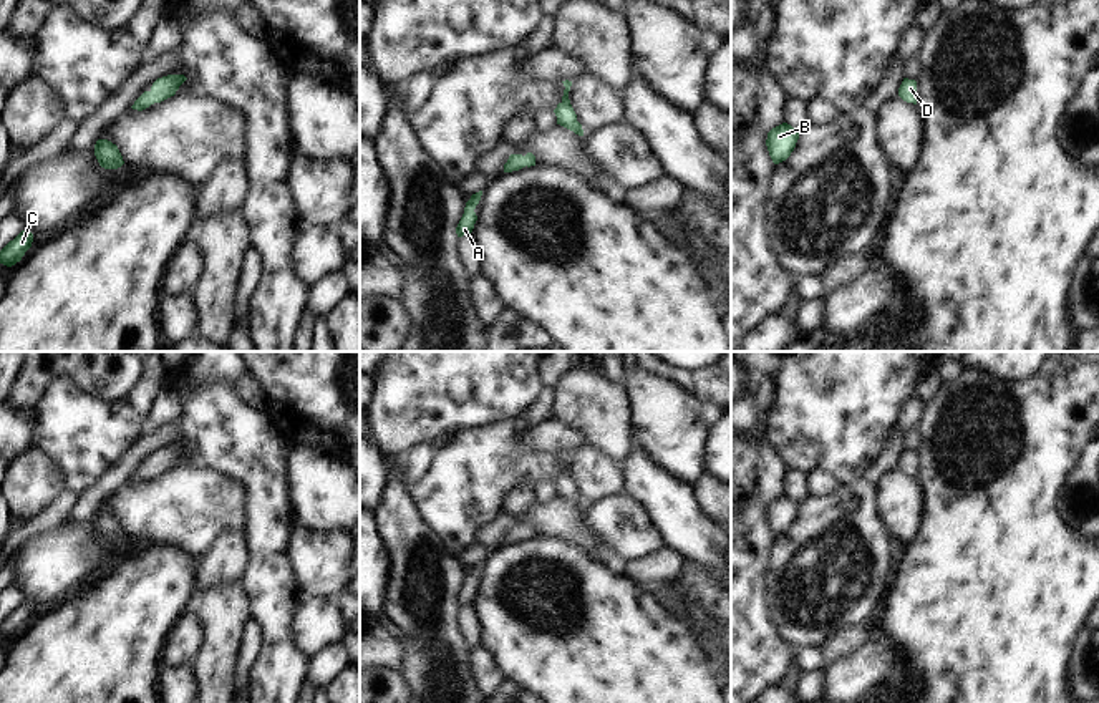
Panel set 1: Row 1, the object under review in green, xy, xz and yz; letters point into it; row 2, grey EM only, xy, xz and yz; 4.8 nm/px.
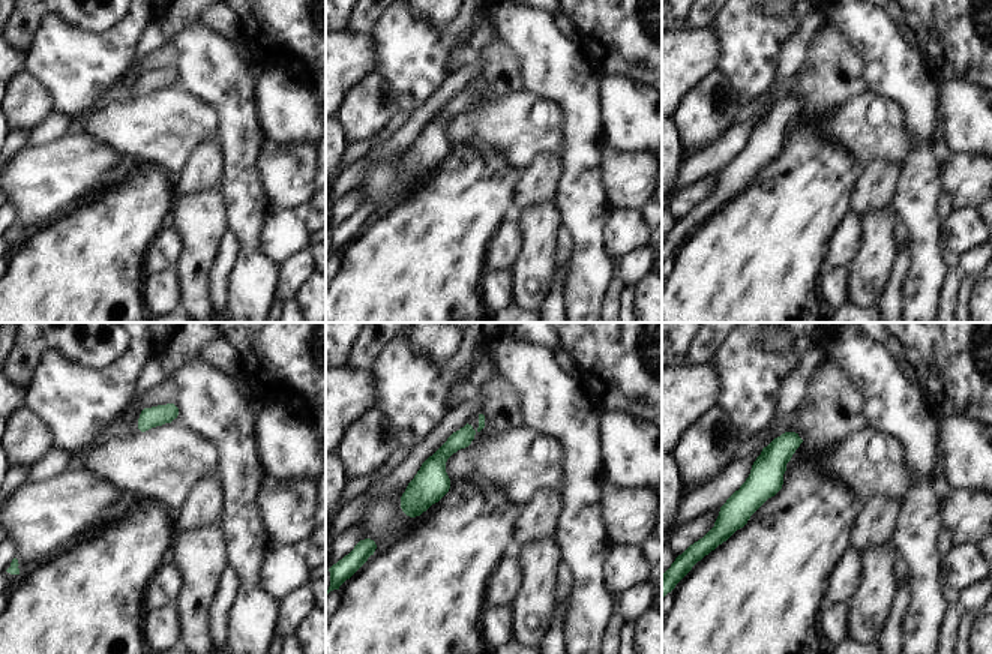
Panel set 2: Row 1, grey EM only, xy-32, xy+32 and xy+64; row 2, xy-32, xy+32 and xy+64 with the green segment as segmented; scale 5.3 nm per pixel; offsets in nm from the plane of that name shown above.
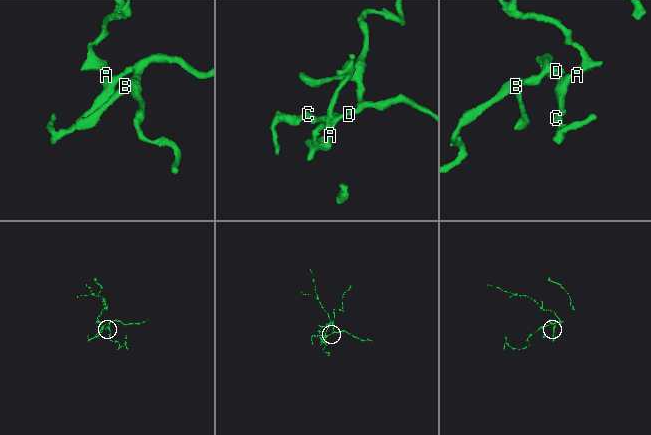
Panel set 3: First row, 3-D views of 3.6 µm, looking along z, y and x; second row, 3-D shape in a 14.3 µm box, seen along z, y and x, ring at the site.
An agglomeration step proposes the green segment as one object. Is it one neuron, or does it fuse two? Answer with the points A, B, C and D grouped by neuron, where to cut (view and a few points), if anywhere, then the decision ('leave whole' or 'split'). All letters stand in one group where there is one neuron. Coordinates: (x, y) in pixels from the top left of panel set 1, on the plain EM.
A B C D | no cut | leave whole

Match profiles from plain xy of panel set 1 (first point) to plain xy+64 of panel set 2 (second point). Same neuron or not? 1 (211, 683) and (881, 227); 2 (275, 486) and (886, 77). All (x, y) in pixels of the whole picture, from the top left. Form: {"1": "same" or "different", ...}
{"1": "same", "2": "same"}

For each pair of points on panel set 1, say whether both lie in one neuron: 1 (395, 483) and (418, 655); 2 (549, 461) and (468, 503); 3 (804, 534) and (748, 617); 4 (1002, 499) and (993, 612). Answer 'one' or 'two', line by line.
1: one
2: one
3: two
4: one

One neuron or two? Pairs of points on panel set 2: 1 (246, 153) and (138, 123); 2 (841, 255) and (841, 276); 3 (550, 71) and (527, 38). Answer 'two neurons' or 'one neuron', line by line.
1: two neurons
2: two neurons
3: one neuron

